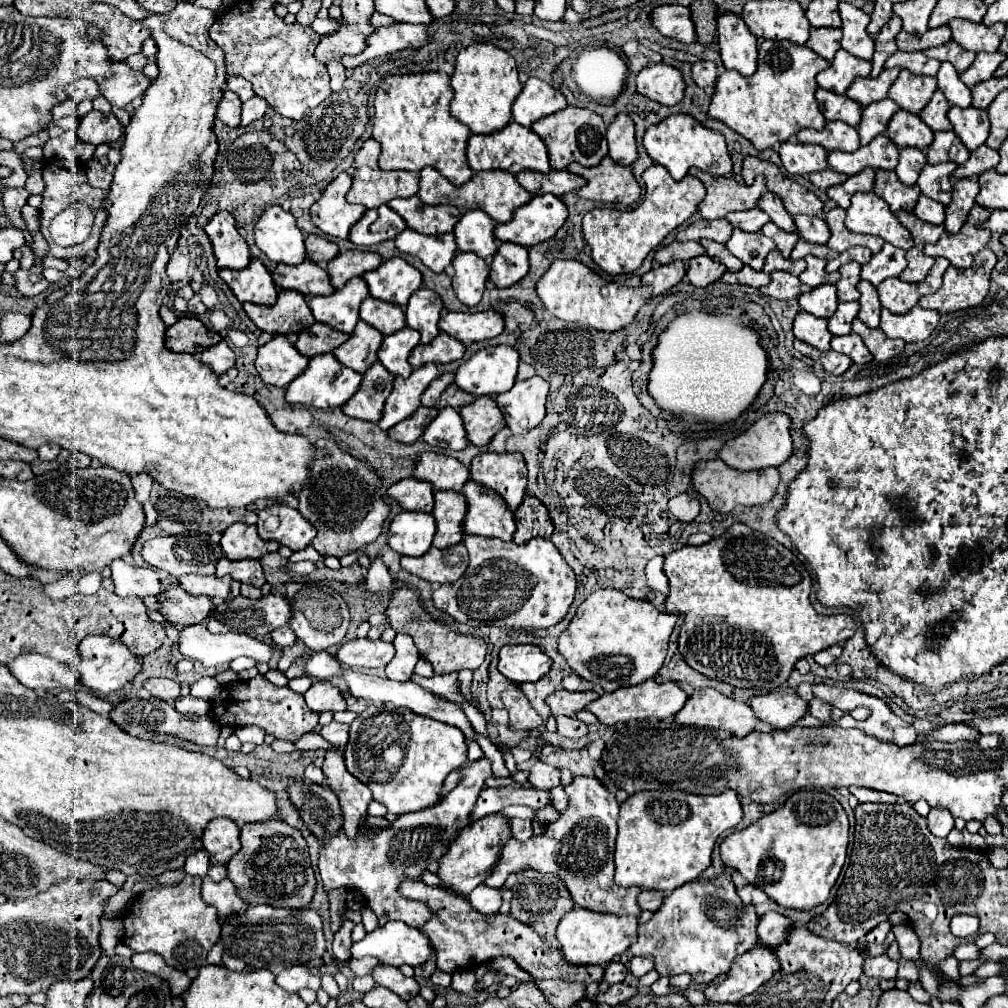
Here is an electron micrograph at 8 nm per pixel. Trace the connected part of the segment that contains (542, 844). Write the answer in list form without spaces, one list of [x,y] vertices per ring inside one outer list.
[[[573,777],[573,781],[565,787],[565,793],[569,803],[559,819],[545,825],[545,833],[533,835],[525,843],[519,843],[511,837],[505,843],[491,875],[485,879],[485,885],[501,889],[511,873],[535,869],[539,873],[553,873],[555,877],[559,877],[571,893],[575,905],[583,909],[609,915],[639,917],[641,909],[637,907],[637,895],[641,893],[641,888],[623,888],[613,881],[613,853],[619,813],[615,795],[599,779],[593,777]]]

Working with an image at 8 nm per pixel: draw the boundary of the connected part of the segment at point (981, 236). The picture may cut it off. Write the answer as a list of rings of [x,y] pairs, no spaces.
[[[975,205],[959,233],[953,235],[953,233],[945,231],[937,243],[925,247],[925,253],[931,257],[945,257],[957,269],[971,267],[973,257],[989,243],[991,231],[981,227],[981,223],[985,223],[989,219],[989,215],[991,215],[989,209]]]

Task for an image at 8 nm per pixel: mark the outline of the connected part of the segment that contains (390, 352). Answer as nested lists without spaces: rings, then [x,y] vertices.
[[[403,327],[401,331],[383,339],[379,349],[379,361],[383,363],[385,369],[389,369],[389,373],[399,377],[409,377],[413,367],[409,365],[407,359],[413,347],[419,345],[419,339],[421,339],[419,331],[411,327]]]

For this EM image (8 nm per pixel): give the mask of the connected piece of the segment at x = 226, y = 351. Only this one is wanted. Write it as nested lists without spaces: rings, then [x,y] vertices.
[[[219,341],[217,345],[211,345],[205,351],[201,351],[199,359],[207,363],[217,375],[227,373],[235,365],[235,353],[229,349],[225,341]]]

